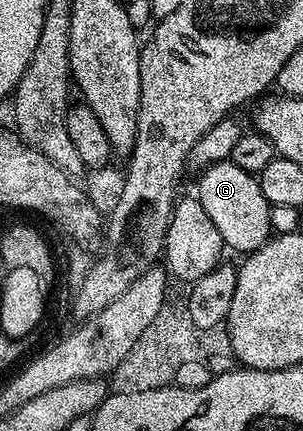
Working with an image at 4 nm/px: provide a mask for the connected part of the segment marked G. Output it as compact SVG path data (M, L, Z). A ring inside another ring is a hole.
M222 160L219 164L212 164L209 168L201 169L198 180L196 199L200 206L204 206L208 218L220 230L220 238L227 249L235 248L241 254L254 252L264 246L270 239L270 206L268 198L264 198L264 190L260 190L257 175L245 172L232 161Z

